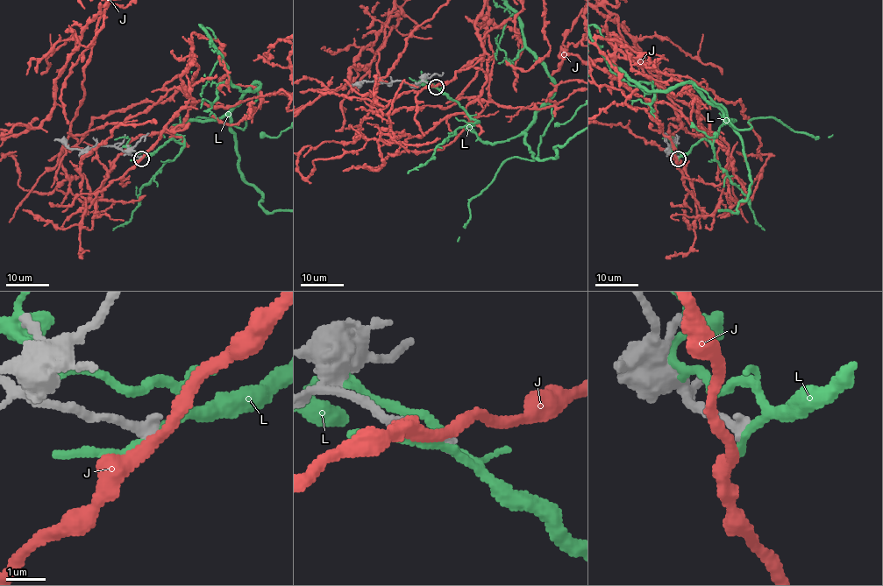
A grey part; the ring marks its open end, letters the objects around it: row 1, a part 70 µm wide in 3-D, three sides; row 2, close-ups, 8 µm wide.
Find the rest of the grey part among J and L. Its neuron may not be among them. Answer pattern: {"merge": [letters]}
{"merge": []}

